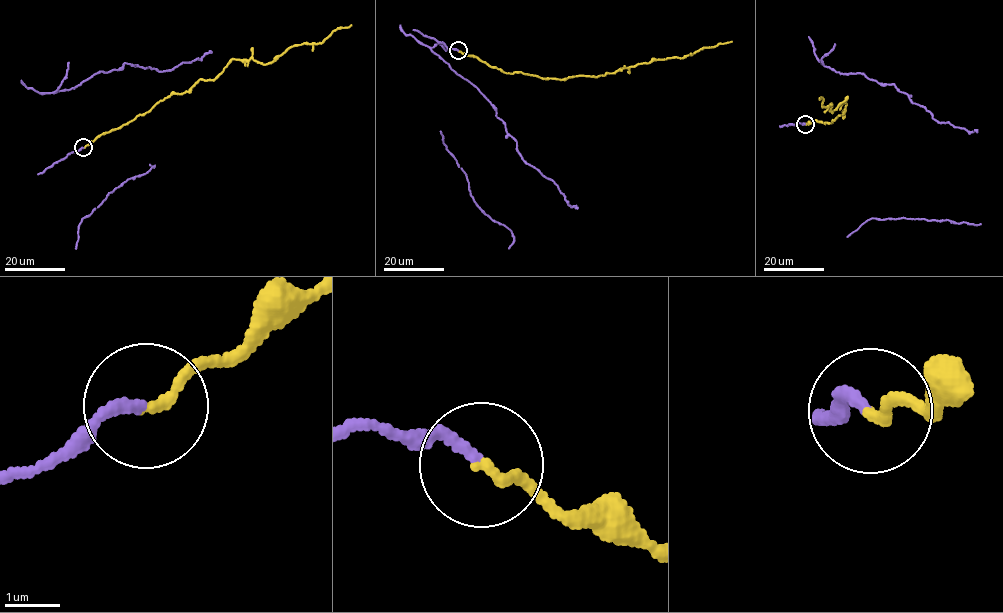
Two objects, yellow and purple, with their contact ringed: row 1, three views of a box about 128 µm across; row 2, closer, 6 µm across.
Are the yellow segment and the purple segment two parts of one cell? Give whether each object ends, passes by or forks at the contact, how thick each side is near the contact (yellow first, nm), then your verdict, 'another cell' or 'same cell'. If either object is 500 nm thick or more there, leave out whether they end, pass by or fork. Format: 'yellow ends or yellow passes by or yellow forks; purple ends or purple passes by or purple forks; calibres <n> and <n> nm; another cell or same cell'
yellow ends; purple ends; calibres 200 and 200 nm; same cell

